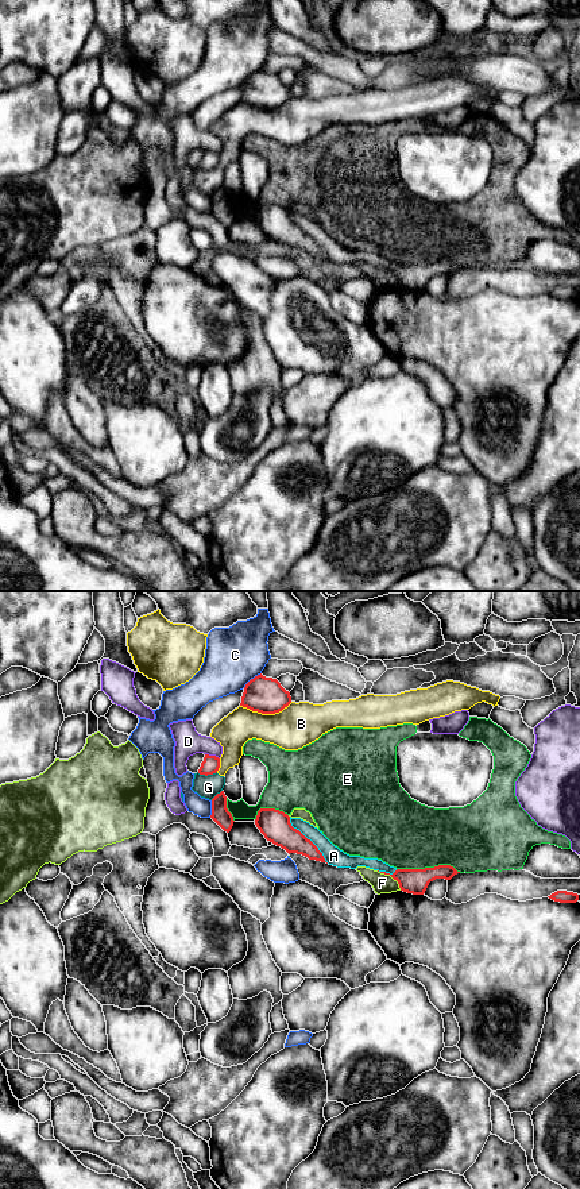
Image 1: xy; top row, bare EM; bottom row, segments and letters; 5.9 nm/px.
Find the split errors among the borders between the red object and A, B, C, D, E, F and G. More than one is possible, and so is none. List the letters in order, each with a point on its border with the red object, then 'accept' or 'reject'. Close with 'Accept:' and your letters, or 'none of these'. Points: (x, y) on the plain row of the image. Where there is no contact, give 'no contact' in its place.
A: meets red in xy at (306, 234); reject
B: meets red in xy at (266, 108); reject
C: meets red in xy at (251, 74); reject
D: meets red in xy at (212, 151); reject
E: meets red in xy at (429, 263); reject
F: meets red in xy at (391, 271); reject
G: meets red in xy at (207, 170); reject
Accept: none of these

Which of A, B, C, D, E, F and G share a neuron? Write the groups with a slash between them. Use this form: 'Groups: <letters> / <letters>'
Groups: A / B G / C / D / E / F

